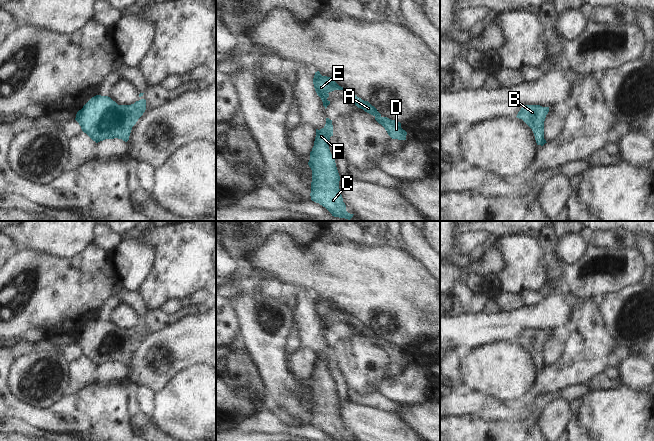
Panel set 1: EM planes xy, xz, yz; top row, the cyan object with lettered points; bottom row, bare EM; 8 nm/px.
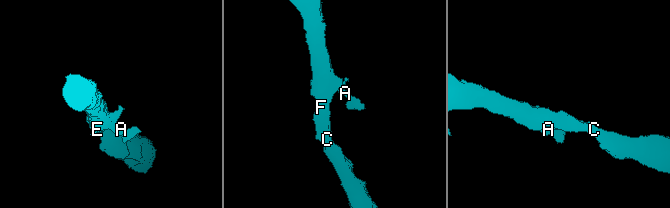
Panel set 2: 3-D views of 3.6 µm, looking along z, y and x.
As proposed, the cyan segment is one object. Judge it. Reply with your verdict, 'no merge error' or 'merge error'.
no merge error

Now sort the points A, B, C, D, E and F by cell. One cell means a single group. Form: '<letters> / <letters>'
A B C D E F

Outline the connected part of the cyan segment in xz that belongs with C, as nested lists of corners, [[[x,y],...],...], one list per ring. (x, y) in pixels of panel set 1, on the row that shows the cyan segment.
[[[326,118],[325,126],[320,130],[316,129],[314,146],[310,152],[310,160],[308,162],[308,165],[312,170],[310,196],[312,201],[325,207],[332,216],[350,220],[354,214],[350,214],[346,211],[346,205],[343,202],[343,198],[340,193],[340,176],[336,167],[335,158],[331,154],[328,144],[331,136],[333,136],[332,120]]]

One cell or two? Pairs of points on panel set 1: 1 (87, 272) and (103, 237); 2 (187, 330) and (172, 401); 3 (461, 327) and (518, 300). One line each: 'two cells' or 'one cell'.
1: two cells
2: two cells
3: two cells

